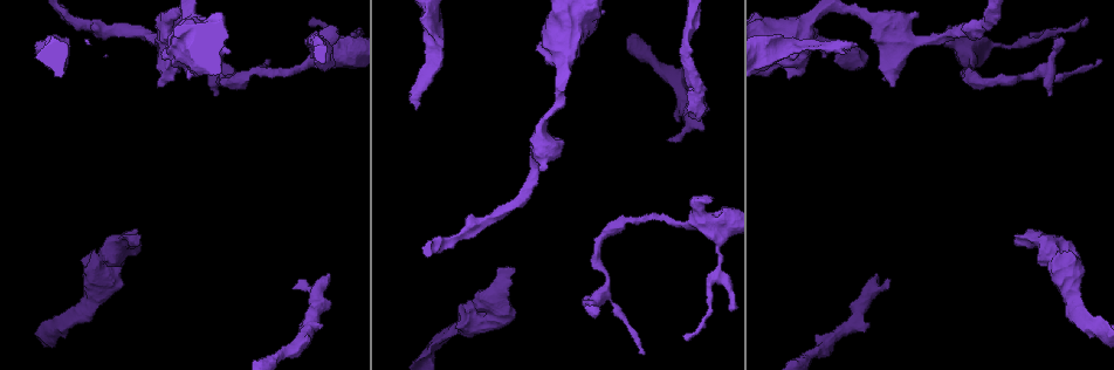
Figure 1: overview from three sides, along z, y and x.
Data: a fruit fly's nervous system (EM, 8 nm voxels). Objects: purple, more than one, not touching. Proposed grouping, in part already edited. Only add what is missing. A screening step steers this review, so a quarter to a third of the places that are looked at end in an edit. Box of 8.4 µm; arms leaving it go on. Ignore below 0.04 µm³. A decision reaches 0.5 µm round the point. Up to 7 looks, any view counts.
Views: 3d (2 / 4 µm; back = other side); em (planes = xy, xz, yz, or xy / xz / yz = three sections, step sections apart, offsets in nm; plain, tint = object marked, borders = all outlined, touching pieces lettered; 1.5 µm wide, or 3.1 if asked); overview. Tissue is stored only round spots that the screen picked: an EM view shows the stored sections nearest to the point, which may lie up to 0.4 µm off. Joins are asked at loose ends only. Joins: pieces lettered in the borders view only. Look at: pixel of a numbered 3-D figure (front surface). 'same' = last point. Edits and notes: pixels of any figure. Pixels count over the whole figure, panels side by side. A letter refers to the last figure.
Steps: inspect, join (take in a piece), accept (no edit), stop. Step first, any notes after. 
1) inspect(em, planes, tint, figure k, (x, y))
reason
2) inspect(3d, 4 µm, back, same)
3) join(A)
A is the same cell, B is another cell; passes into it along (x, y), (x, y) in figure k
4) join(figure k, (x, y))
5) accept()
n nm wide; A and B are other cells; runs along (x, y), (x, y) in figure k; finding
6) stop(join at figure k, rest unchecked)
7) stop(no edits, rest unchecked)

inspect(3d, 2 µm, figure 1, (687, 337))
free end

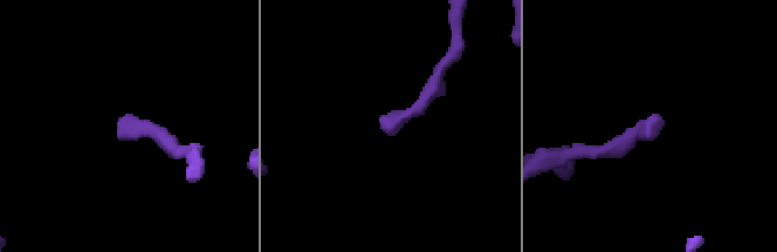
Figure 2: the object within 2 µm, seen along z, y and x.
inspect(em, yz, step 8, borders, figure 2, (658, 115))

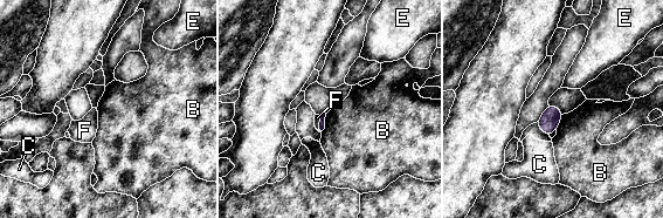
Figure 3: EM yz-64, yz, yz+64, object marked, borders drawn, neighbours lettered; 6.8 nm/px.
inspect(em, planes, borders, same)

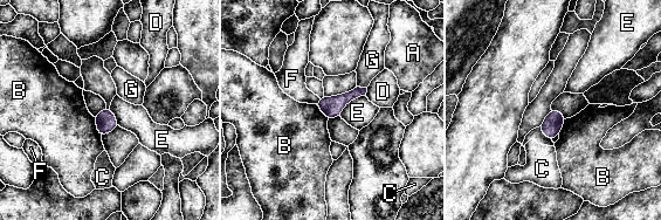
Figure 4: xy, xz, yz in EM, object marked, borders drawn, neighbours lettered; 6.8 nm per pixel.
accept()
A, B, C, D, E, F and G are other cells; border along (365, 95), (351, 100), (339, 115) in figure 4; none of them fits

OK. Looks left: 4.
inspect(em, planes, borders, figure 1, (596, 310))
an open end

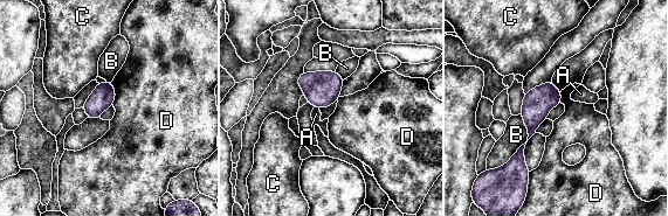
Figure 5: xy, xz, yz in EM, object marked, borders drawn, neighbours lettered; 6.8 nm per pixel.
accept()
B touches over 440 nm; A, B, C and D are other cells; none of them fits

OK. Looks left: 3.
inspect(3d, 2 µm, back, figure 1, (417, 109))
thin end

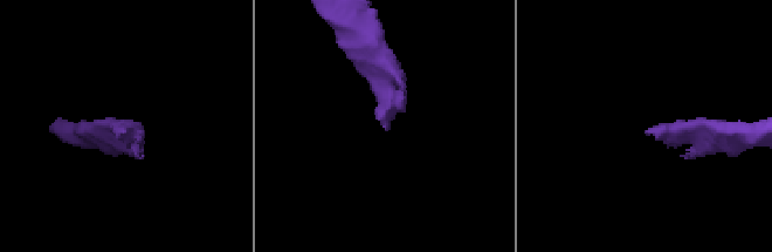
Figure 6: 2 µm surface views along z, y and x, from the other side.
inspect(em, planes, borders, figure 6, (649, 128))
need the tissue

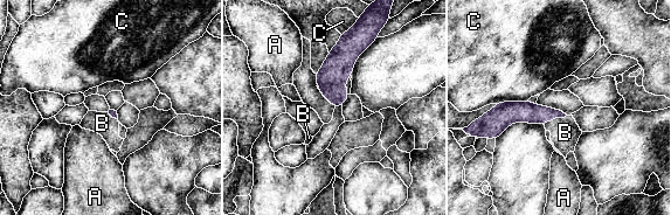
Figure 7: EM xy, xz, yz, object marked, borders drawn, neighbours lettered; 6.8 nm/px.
join(B)
B is the same cell, A and C are other cells; passes into it along (525, 111), (554, 118), (565, 132) in figure 7; it goes on there

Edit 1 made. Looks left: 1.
stop(join at figure 7, rest unchecked)

